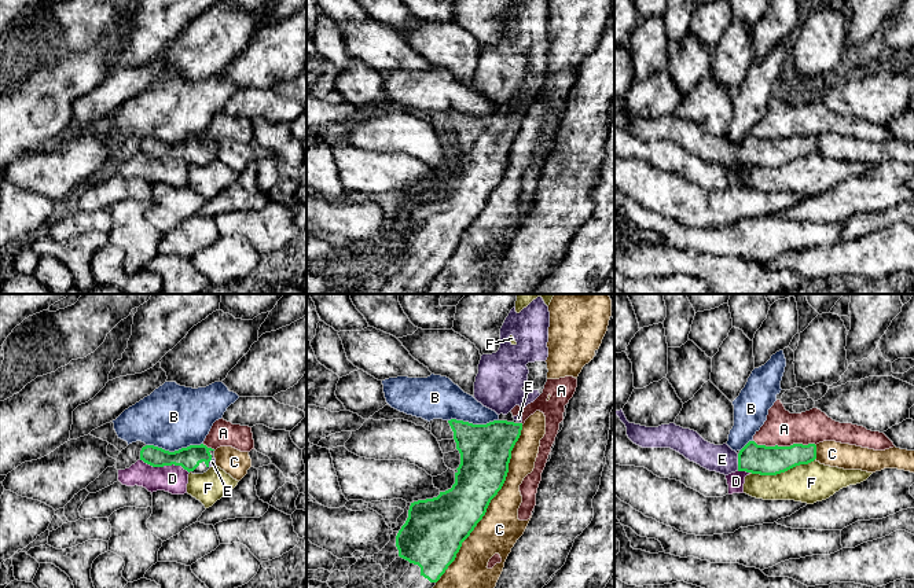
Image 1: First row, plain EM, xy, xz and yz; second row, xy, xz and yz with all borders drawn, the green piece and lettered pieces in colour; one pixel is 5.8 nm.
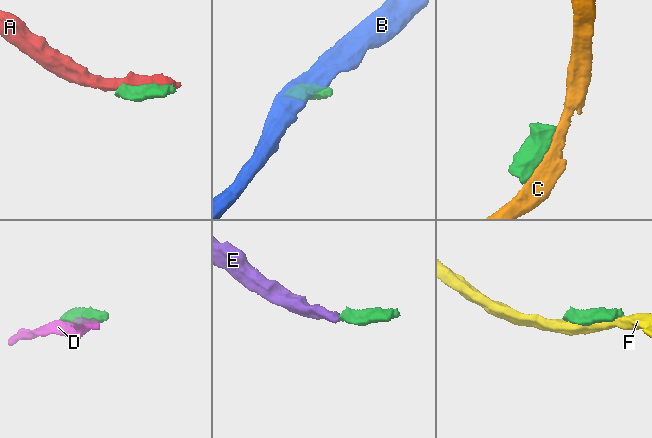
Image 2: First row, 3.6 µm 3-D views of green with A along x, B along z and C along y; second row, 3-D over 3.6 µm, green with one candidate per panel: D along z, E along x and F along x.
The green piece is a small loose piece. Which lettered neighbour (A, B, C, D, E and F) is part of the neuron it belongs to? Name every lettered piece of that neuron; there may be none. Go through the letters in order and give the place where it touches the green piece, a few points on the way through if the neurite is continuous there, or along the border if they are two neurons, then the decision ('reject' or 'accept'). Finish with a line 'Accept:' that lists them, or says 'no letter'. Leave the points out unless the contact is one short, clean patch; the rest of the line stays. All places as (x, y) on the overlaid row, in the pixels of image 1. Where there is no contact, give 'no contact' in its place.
A: contact yz (785, 447); reject
B: contact xy (175, 451); border xy (202, 443), (173, 451), (146, 445); reject
C: contact xz (491, 499); reject
D: contact xy (165, 465); reject
E: contact yz (738, 462); accept
F: contact yz (782, 471); reject
Accept: E

